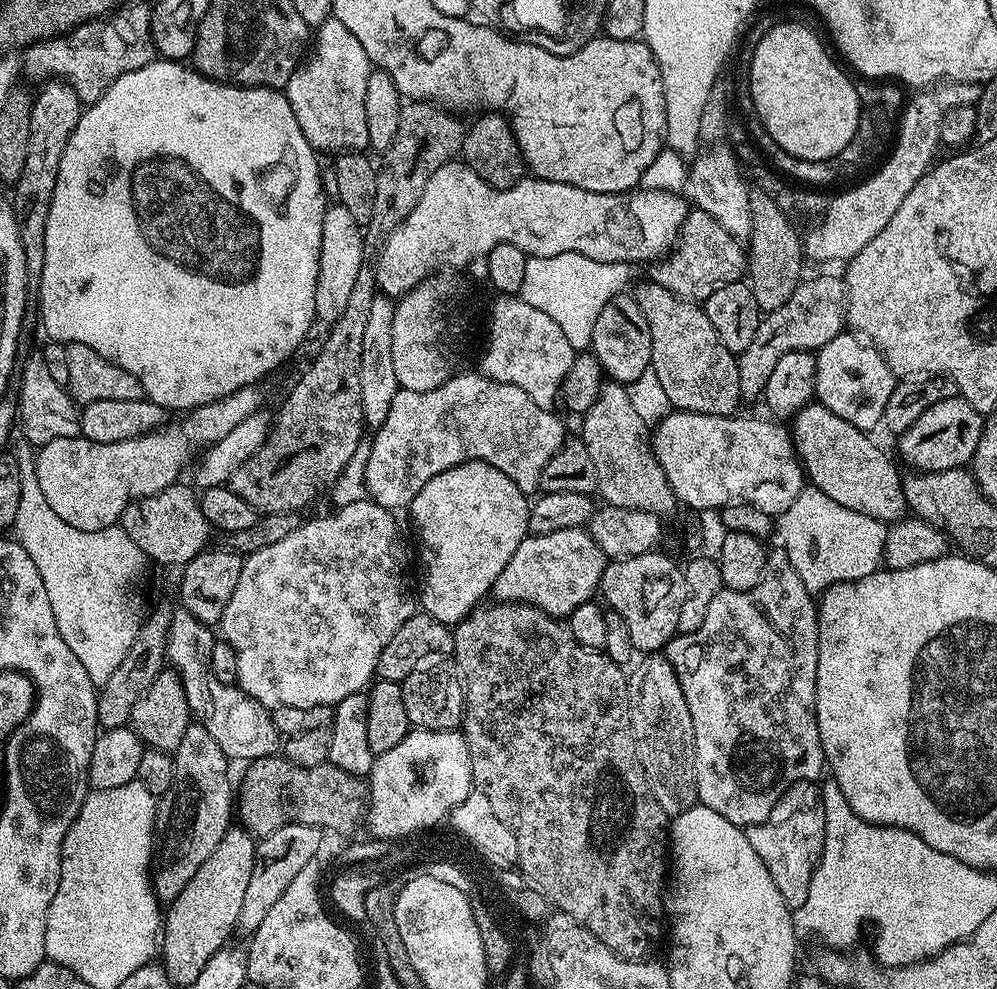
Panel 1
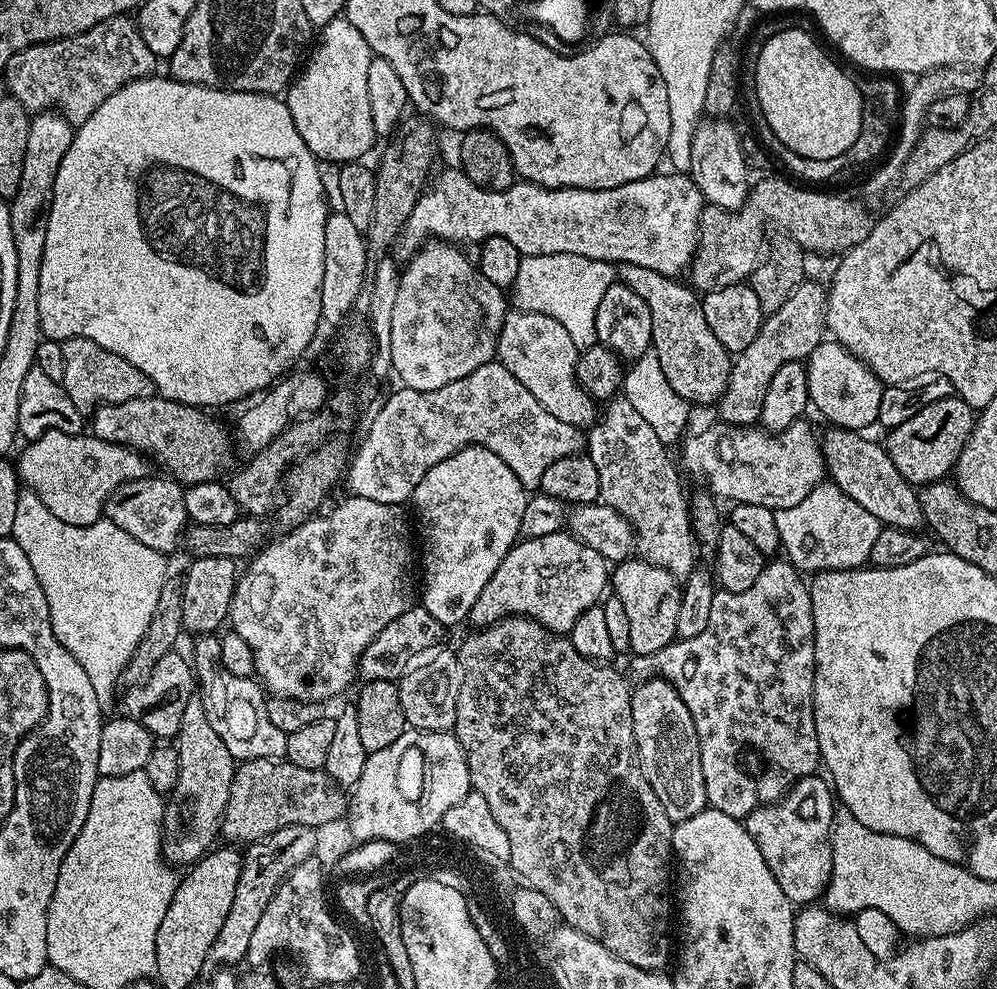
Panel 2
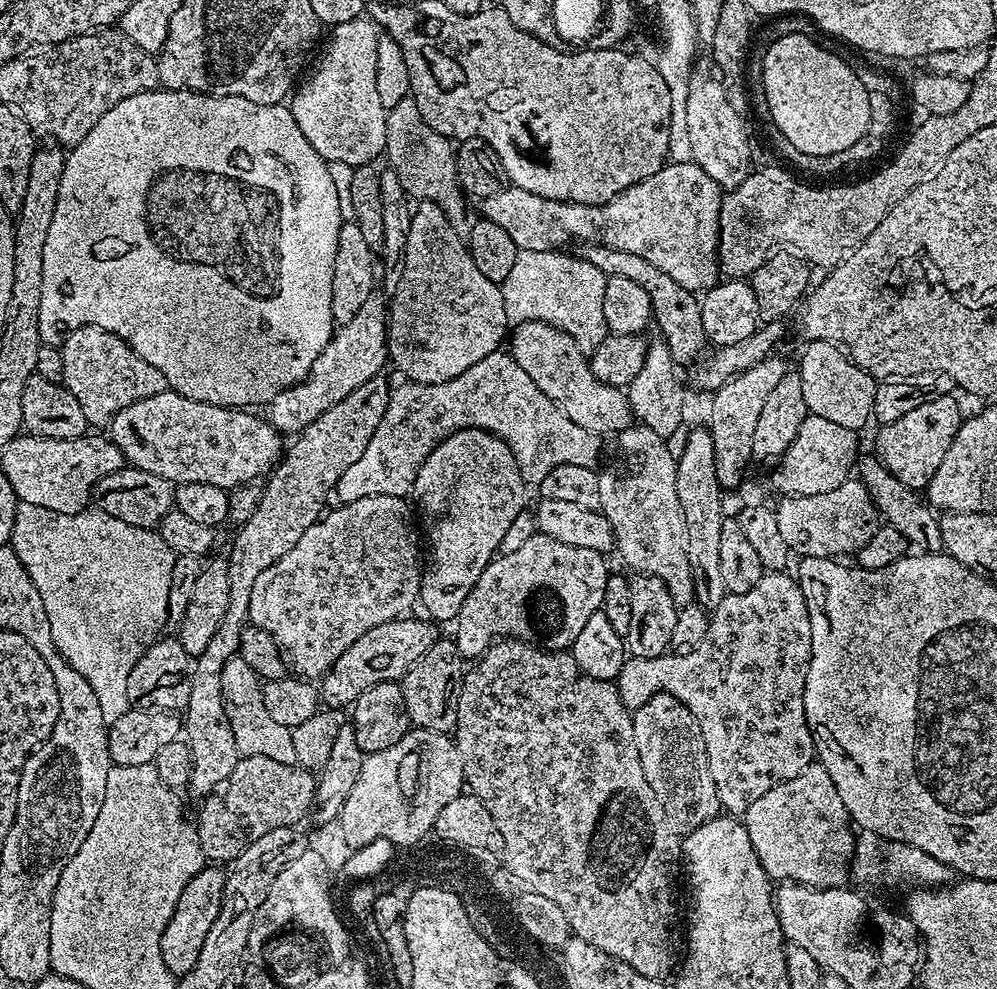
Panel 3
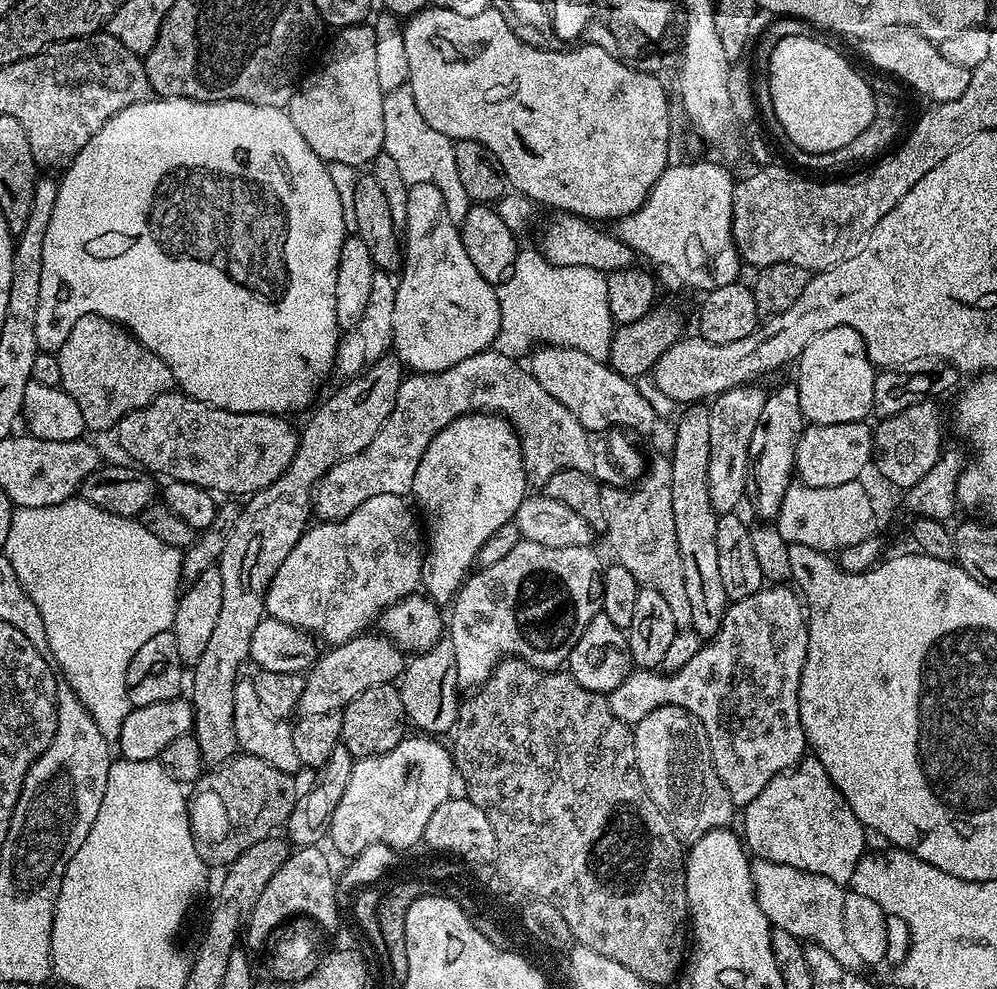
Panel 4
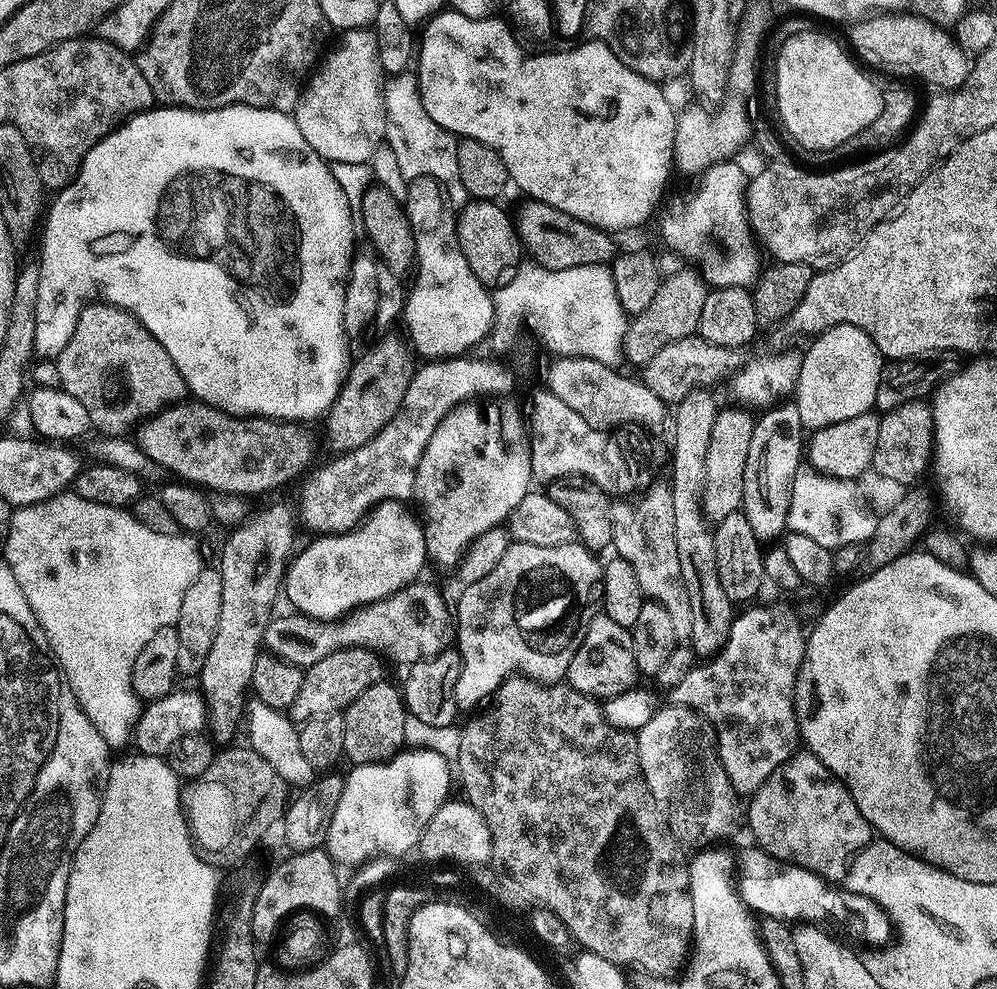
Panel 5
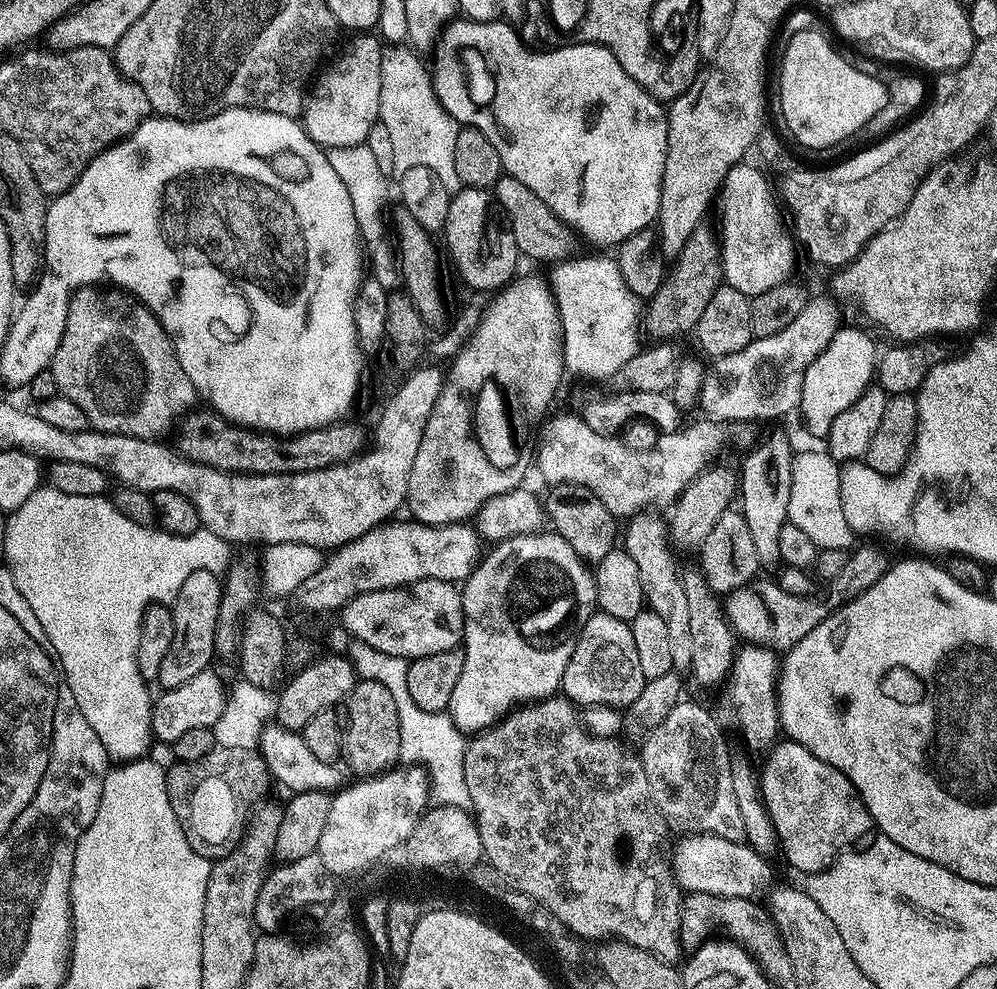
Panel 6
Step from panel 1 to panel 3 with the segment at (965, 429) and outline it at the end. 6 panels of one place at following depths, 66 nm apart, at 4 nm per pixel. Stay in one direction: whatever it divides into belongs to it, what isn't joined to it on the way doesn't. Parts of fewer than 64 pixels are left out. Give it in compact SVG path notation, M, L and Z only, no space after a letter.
M936 396L926 398L922 406L914 406L910 414L902 414L898 422L879 425L876 432L875 455L906 486L917 490L924 490L931 478L938 471L946 450L954 442L955 435L962 423L960 404L952 396Z

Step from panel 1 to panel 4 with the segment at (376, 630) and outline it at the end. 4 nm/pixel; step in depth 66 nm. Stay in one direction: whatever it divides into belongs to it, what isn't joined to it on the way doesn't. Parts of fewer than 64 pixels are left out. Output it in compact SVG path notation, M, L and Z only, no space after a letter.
M374 494L374 498L366 498L366 502L362 502L362 506L358 506L346 518L317 523L315 525L317 528L309 527L294 546L294 550L290 550L290 554L286 554L286 562L282 562L282 566L278 566L274 578L268 583L268 592L264 596L265 613L269 617L280 619L284 623L296 625L296 627L304 629L309 634L315 634L317 637L322 636L329 640L327 642L329 645L335 646L352 639L361 630L367 629L364 627L371 620L373 623L385 608L396 604L405 596L415 593L422 584L422 569L426 564L426 556L422 551L421 529L420 532L416 529L416 520L412 517L412 512L408 509L406 501L407 499L404 496L398 494Z

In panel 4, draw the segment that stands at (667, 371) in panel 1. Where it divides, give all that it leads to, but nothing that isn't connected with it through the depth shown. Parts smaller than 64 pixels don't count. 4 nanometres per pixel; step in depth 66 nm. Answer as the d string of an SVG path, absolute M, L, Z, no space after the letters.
M552 214L548 225L536 236L535 247L554 266L582 266L611 274L633 267L634 253L611 231L603 232L599 223L571 214Z

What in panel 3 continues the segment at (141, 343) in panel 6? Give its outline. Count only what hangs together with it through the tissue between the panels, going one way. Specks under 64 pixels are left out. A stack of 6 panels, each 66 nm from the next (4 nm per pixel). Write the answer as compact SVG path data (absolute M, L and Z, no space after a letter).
M82 326L74 330L64 338L64 343L59 345L59 350L62 354L63 385L70 390L70 394L74 394L74 398L78 398L78 406L82 406L82 414L86 414L86 422L90 426L111 425L114 414L118 414L118 410L134 402L142 402L142 398L150 398L168 388L166 378L162 378L162 370L150 366L150 362L146 362L146 358L139 356L126 340L98 326Z

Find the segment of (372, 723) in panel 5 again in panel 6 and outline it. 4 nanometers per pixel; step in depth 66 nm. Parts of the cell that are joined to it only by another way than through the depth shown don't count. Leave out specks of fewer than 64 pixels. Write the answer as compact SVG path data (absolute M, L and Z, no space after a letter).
M357 679L355 686L352 687L342 705L342 727L344 730L342 760L343 763L348 763L350 771L357 772L355 774L357 777L371 778L378 776L395 769L401 763L402 737L399 728L398 708L394 704L394 694L390 694L390 690L386 690L386 686L382 686L382 682Z

